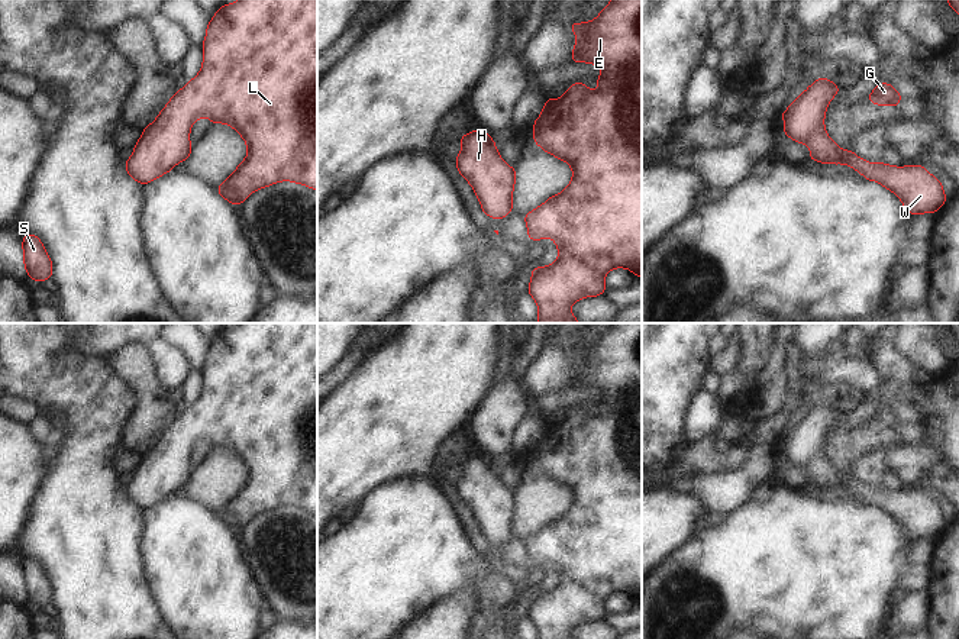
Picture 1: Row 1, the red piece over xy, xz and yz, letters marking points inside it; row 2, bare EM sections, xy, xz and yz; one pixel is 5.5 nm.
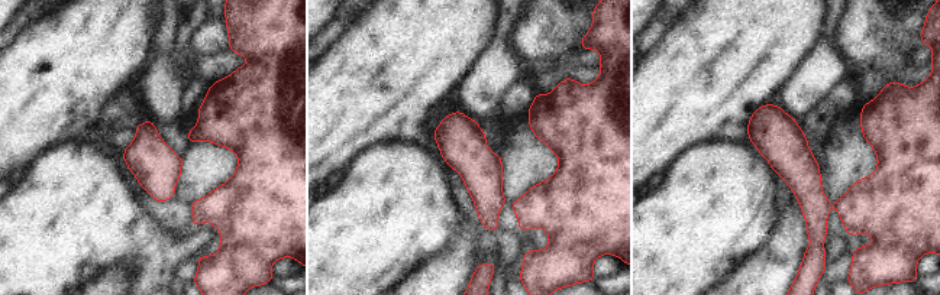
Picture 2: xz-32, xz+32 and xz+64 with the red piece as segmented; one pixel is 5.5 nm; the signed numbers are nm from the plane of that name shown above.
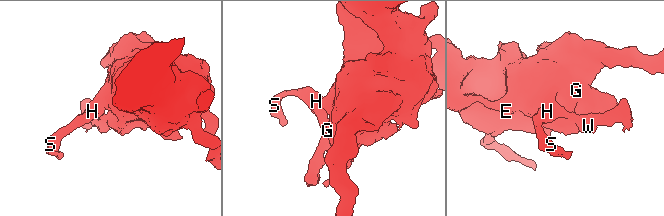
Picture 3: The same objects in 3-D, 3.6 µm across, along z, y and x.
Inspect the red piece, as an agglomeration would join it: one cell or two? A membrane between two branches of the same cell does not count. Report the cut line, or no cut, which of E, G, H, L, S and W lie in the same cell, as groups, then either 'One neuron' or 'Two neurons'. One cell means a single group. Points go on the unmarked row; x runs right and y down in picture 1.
No split. Groups: E G H L S W. One neuron

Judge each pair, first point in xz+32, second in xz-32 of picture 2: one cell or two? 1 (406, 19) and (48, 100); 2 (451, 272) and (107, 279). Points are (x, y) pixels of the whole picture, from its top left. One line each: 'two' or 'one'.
1: one
2: one

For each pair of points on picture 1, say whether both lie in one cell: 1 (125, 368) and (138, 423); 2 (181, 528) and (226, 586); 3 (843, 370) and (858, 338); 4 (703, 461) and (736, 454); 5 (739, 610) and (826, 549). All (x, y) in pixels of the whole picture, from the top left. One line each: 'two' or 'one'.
1: one
2: one
3: two
4: one
5: one

